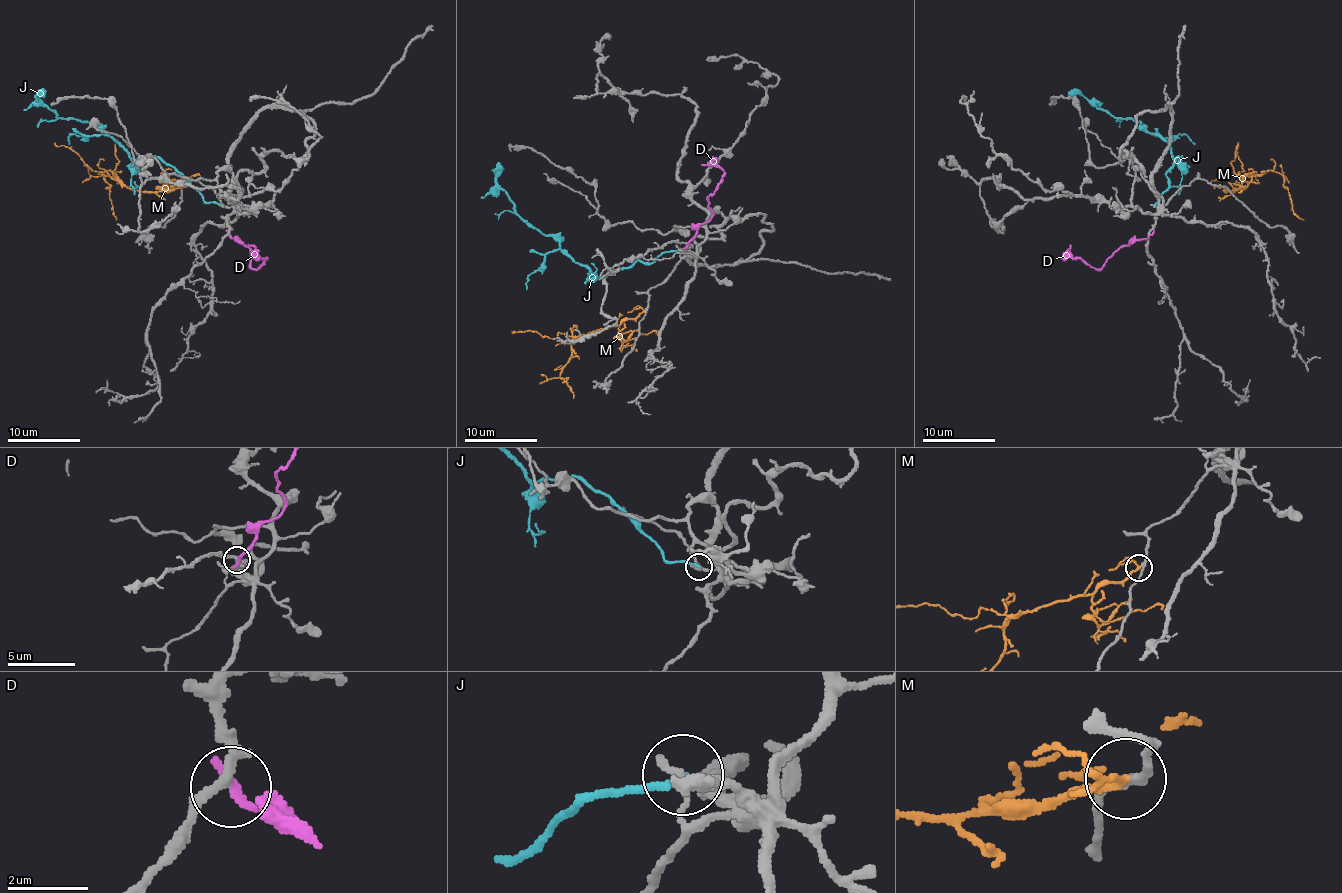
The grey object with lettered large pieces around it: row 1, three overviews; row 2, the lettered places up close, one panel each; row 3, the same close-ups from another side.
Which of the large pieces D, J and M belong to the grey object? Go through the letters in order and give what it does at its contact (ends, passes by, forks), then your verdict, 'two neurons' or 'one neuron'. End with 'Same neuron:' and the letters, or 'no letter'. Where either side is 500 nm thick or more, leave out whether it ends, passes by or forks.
D: it ends | two neurons
J: it ends | two neurons
M: it forks | two neurons
Same neuron: no letter

